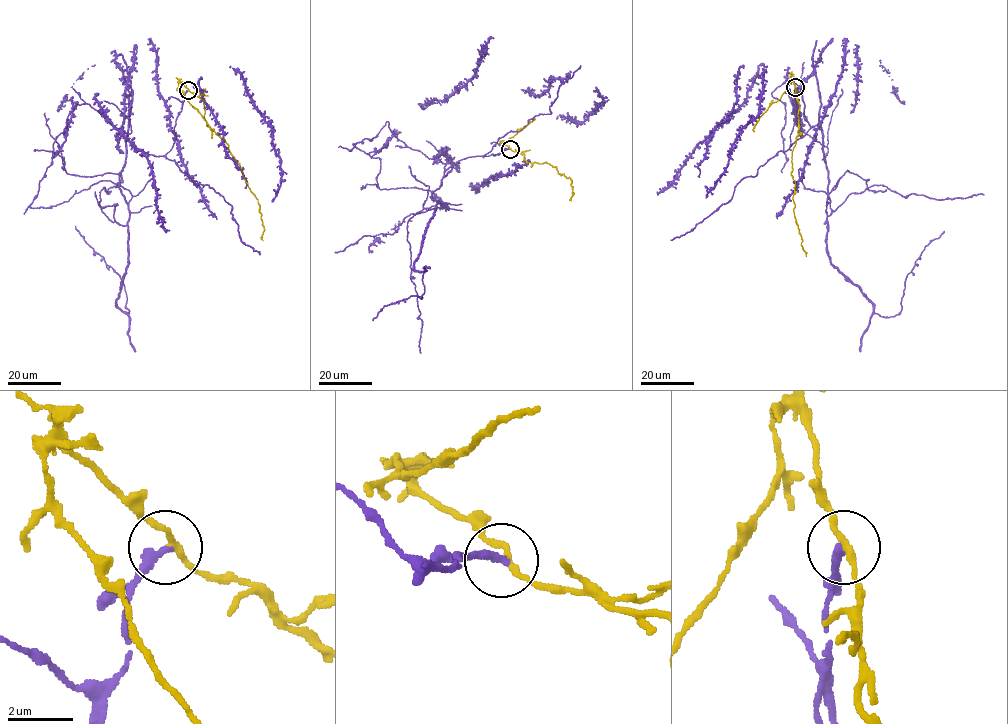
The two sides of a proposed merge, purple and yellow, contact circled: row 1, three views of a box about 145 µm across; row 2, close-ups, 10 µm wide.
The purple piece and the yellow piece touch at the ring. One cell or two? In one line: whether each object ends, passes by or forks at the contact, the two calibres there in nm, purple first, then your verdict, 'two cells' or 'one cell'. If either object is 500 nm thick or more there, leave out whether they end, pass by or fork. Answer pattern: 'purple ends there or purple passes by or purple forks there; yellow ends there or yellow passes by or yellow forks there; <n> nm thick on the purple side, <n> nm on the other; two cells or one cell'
purple ends there; yellow passes by; 280 nm thick on the purple side, 160 nm on the other; two cells

